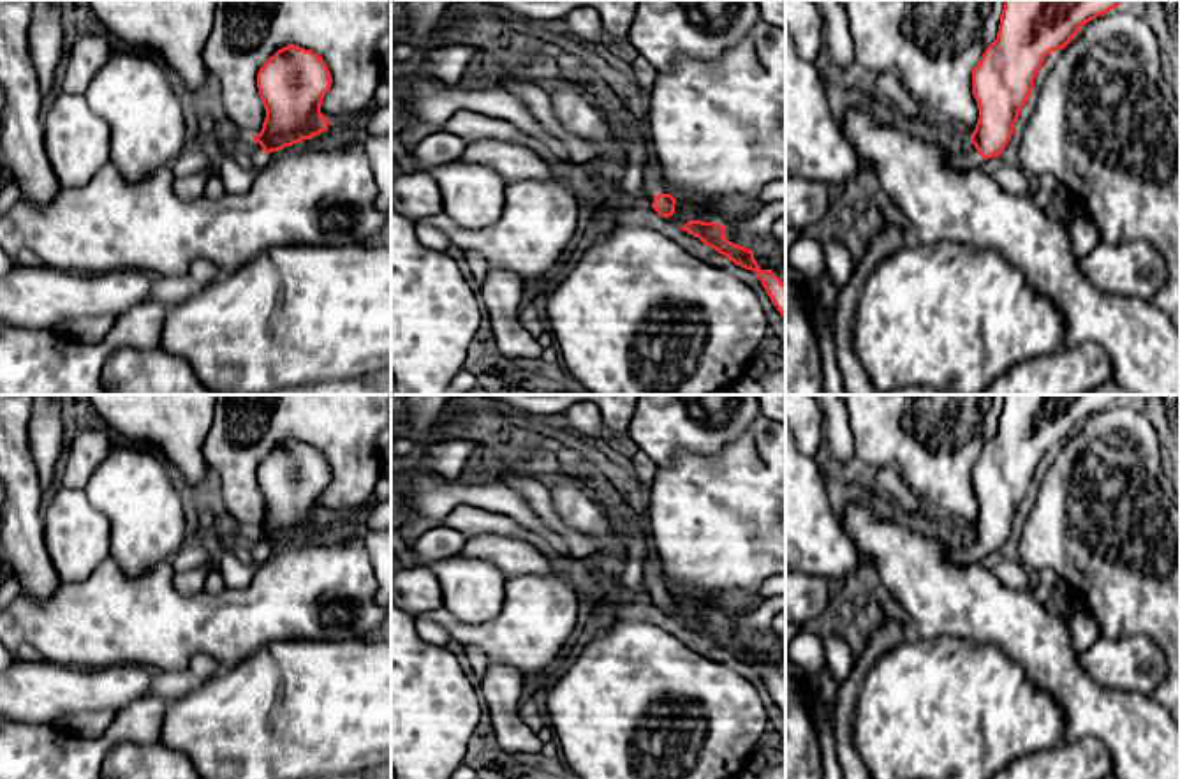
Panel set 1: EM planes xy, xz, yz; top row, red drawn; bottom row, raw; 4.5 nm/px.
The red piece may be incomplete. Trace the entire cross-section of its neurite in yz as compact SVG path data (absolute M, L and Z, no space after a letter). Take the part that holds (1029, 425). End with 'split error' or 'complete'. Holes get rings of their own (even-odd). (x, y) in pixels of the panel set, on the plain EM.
M1004 395L997 434L972 464L979 513L970 536L958 539L948 560L983 562L1007 541L1020 506L1032 490L1044 453L1066 442L1083 419L1117 404L1120 395Z | split error

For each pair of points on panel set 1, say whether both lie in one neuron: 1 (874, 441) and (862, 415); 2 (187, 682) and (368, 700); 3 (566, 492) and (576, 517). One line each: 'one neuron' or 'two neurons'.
1: one neuron
2: two neurons
3: one neuron

